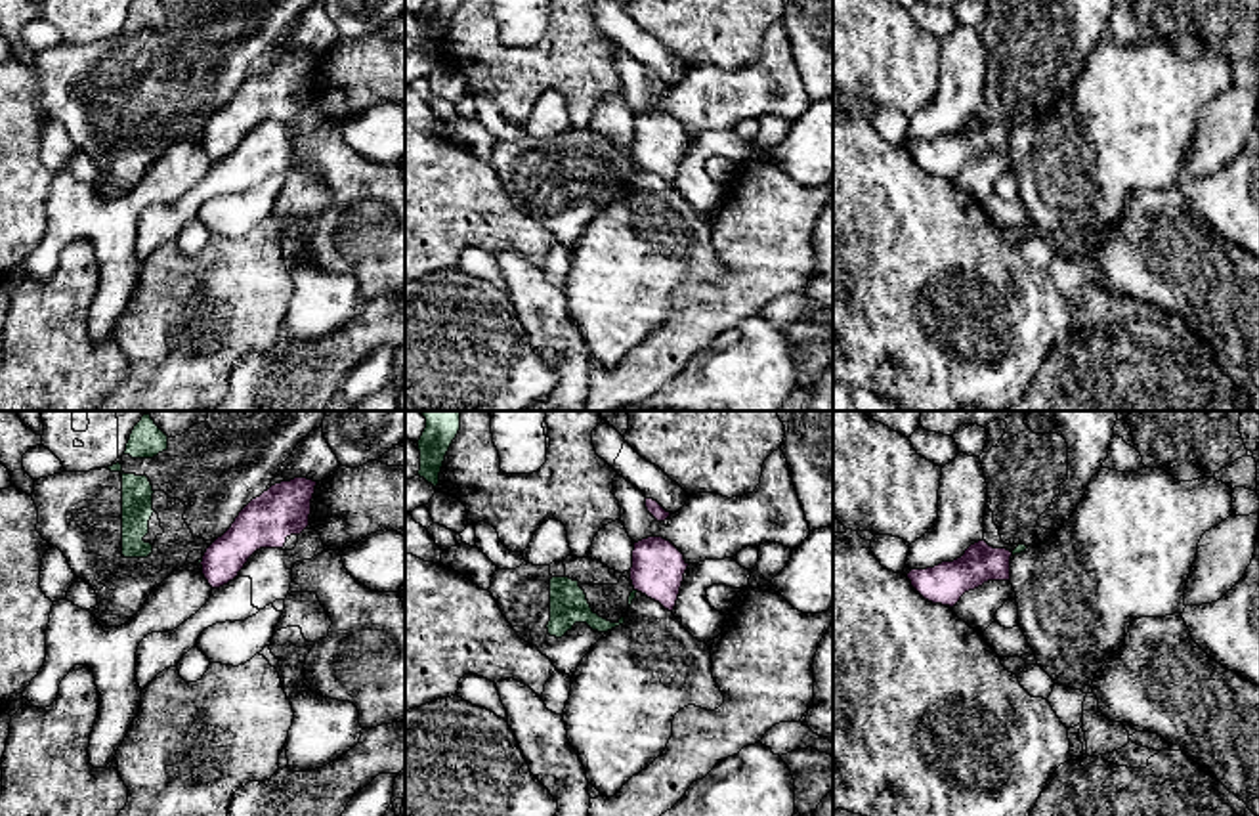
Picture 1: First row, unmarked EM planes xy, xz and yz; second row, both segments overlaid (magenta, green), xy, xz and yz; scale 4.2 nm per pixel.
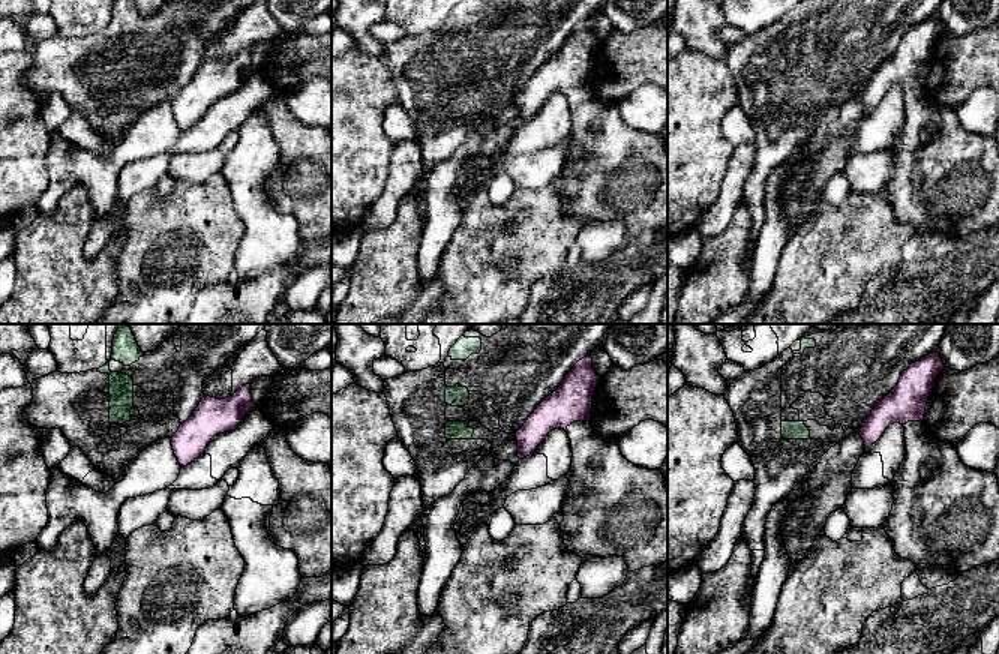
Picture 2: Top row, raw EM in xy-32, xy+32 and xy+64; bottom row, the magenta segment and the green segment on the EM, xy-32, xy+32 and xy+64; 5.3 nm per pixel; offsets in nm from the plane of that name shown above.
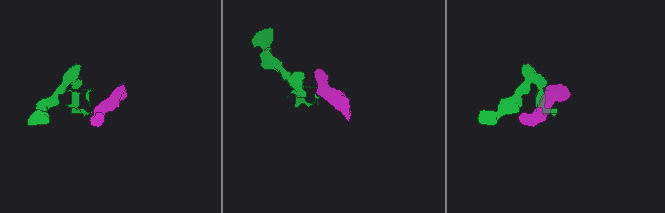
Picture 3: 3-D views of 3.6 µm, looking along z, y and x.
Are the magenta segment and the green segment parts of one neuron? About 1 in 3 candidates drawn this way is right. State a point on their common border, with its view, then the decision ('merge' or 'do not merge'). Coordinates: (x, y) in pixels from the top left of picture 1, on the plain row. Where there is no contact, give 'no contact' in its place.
xy (203, 132) | do not merge

